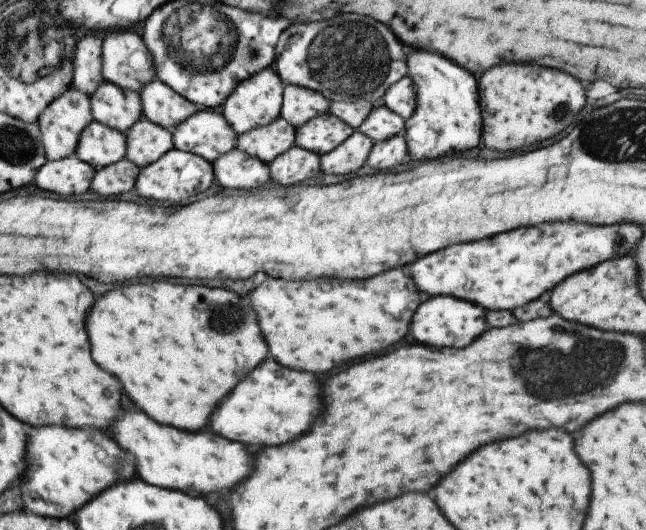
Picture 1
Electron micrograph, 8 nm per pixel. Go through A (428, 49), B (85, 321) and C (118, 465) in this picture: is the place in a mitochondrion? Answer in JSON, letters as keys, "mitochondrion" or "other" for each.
{"A":"other","B":"other","C":"mitochondrion"}

